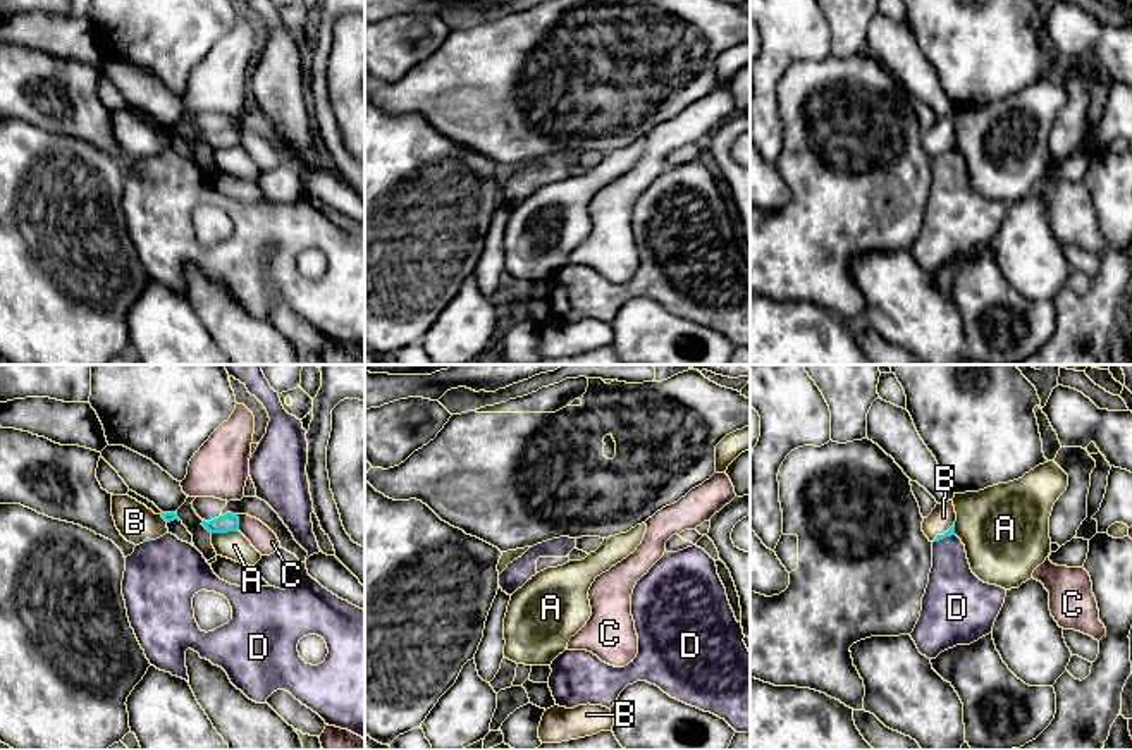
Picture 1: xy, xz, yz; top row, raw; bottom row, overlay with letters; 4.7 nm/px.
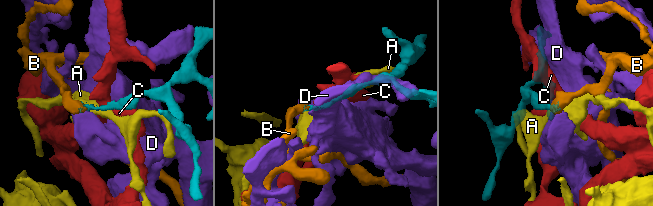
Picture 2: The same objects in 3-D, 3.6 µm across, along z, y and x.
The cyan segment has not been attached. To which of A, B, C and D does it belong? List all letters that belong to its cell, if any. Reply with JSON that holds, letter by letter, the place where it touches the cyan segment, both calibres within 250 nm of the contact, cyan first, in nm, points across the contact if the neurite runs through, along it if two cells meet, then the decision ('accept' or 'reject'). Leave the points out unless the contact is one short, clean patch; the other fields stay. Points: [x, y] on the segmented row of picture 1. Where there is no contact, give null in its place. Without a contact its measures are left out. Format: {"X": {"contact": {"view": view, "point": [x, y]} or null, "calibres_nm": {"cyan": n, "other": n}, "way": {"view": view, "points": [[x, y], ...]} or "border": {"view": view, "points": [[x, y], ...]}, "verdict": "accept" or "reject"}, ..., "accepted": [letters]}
{"A": {"contact": {"view": "xy", "point": [224, 532]}, "calibres_nm": {"cyan": 90, "other": 130}, "verdict": "reject"}, "B": {"contact": {"view": "yz", "point": [945, 534]}, "calibres_nm": {"cyan": 40, "other": 120}, "way": {"view": "yz", "points": [[950, 532], [945, 534], [943, 516]]}, "verdict": "accept"}, "C": {"contact": {"view": "xy", "point": [238, 522]}, "calibres_nm": {"cyan": 90, "other": 110}, "verdict": "reject"}, "D": {"contact": {"view": "yz", "point": [943, 537]}, "calibres_nm": {"cyan": 40, "other": 240}, "verdict": "reject"}, "accepted": ["B"]}

